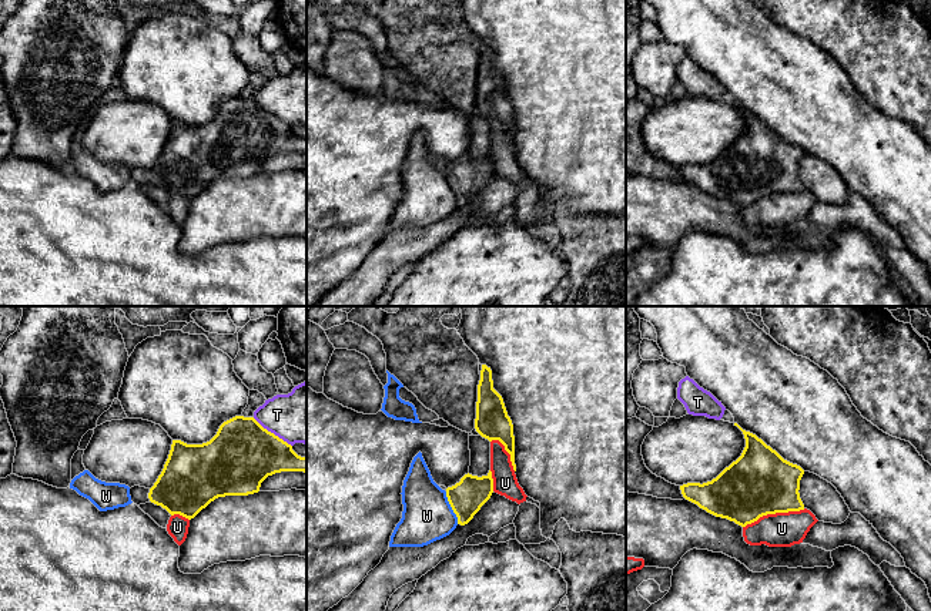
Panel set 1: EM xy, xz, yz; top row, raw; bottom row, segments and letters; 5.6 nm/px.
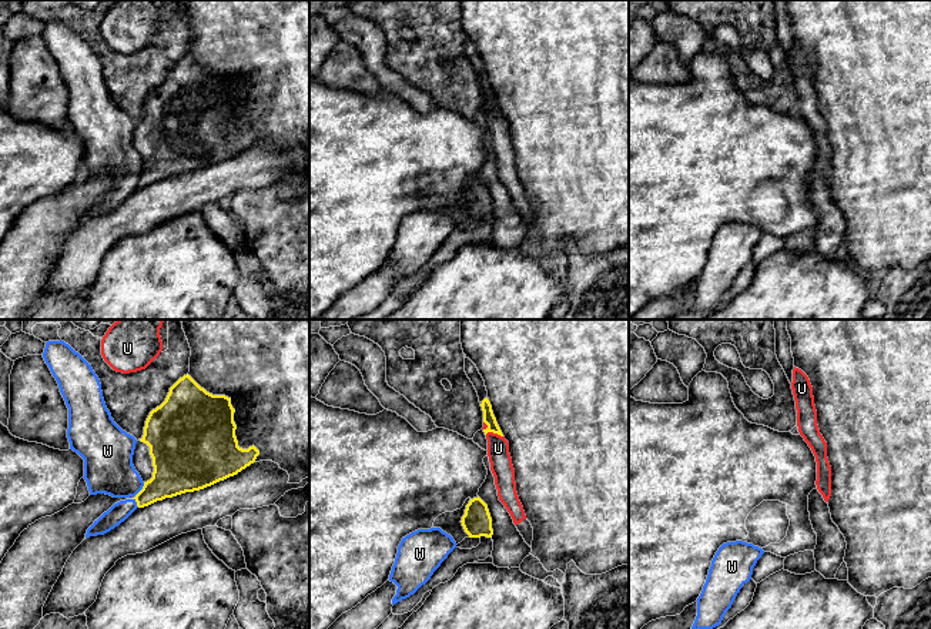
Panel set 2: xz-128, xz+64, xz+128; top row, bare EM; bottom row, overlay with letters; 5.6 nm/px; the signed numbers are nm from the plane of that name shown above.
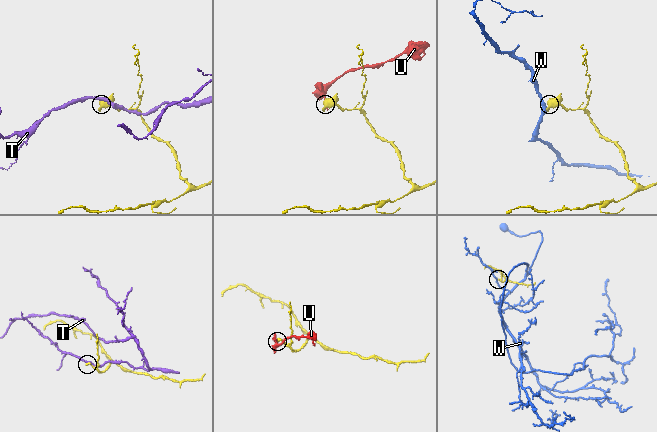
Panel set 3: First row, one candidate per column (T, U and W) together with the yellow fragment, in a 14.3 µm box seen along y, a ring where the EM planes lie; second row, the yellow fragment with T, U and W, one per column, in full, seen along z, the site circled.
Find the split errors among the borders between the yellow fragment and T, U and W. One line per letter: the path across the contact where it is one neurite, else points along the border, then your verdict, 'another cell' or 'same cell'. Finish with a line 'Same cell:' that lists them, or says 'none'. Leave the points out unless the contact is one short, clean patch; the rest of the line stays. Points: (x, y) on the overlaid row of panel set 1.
T: another cell
U: another cell
W: along xz (445, 492), (458, 523) | another cell
Same cell: none

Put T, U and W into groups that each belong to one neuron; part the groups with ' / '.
T / U / W

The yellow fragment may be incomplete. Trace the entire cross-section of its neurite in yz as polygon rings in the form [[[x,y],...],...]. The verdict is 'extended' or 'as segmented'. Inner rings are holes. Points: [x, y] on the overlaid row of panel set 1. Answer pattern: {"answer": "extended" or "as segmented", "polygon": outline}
{"answer": "as segmented", "polygon": [[[734,423],[734,426],[743,432],[746,439],[746,447],[741,456],[711,481],[680,486],[683,497],[707,513],[734,521],[741,527],[767,514],[804,510],[798,493],[804,470],[784,460],[756,434],[743,430],[737,423]]]}

